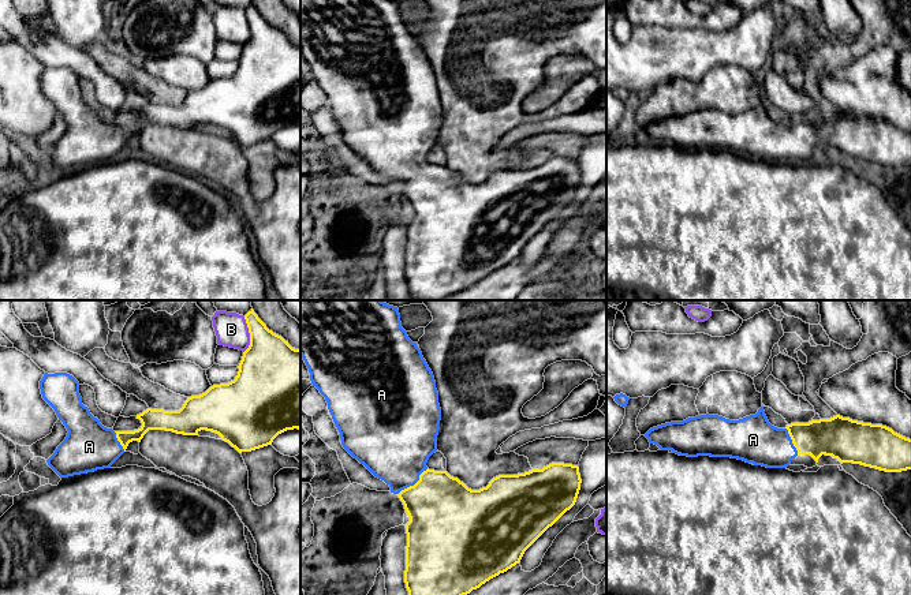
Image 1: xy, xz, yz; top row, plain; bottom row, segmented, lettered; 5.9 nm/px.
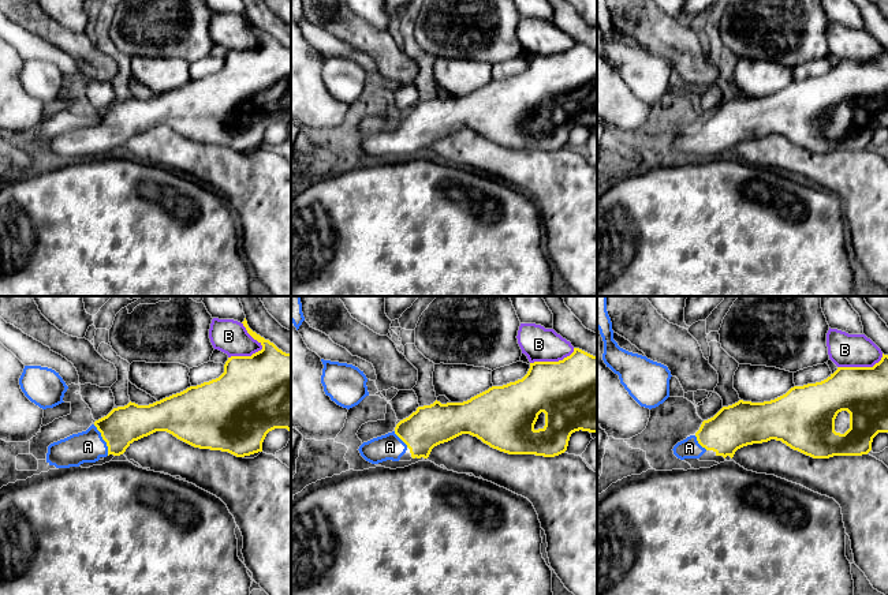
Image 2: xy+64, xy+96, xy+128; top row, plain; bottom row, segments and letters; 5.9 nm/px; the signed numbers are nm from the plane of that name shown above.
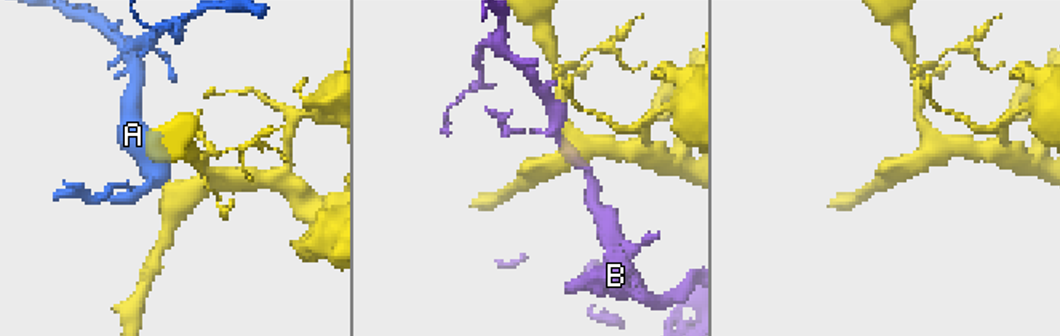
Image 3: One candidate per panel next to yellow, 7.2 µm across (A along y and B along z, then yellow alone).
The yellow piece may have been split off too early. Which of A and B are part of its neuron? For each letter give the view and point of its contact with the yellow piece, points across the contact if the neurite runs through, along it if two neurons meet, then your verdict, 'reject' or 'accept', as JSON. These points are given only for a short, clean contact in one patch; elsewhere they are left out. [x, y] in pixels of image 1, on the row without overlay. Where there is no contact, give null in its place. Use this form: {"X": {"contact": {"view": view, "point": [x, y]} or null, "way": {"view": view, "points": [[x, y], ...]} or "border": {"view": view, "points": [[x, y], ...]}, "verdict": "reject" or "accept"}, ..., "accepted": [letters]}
{"A": {"contact": {"view": "xz", "point": [415, 178]}, "way": {"view": "xz", "points": [[444, 208], [415, 178], [407, 169], [395, 141]]}, "verdict": "accept"}, "B": {"contact": {"view": "xy", "point": [250, 29]}, "verdict": "reject"}, "accepted": ["A"]}

